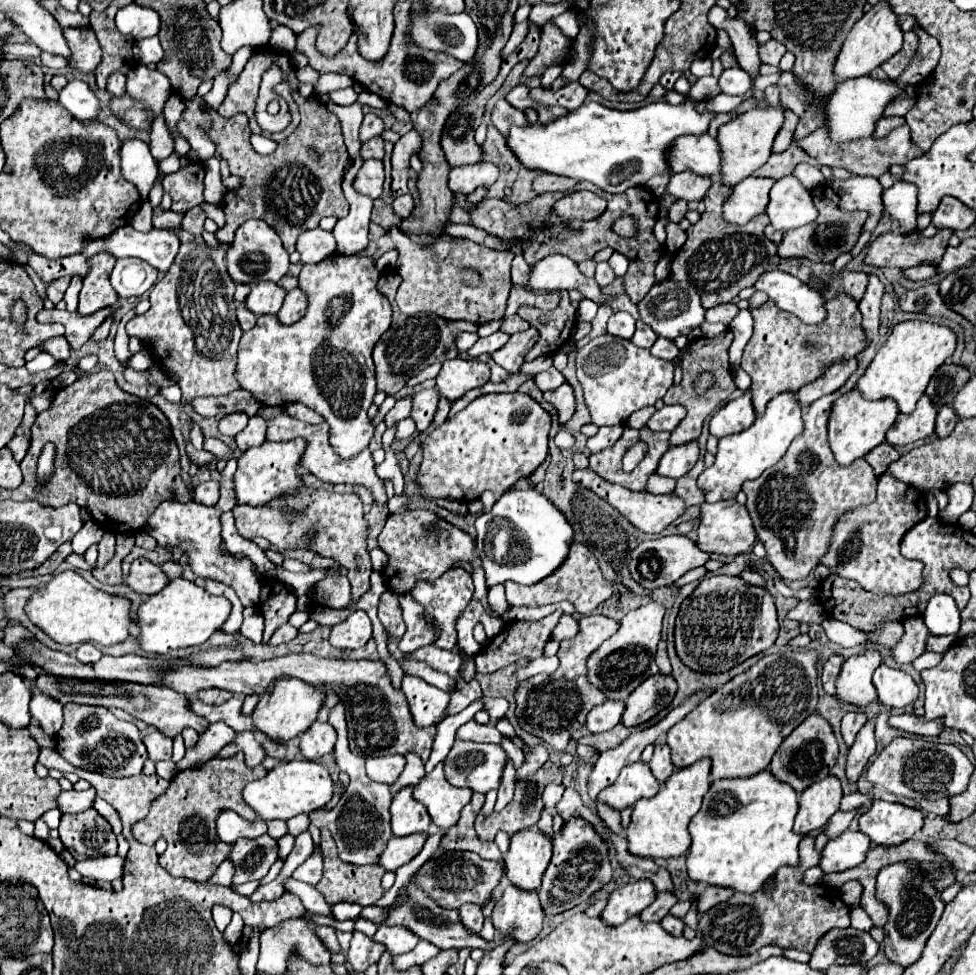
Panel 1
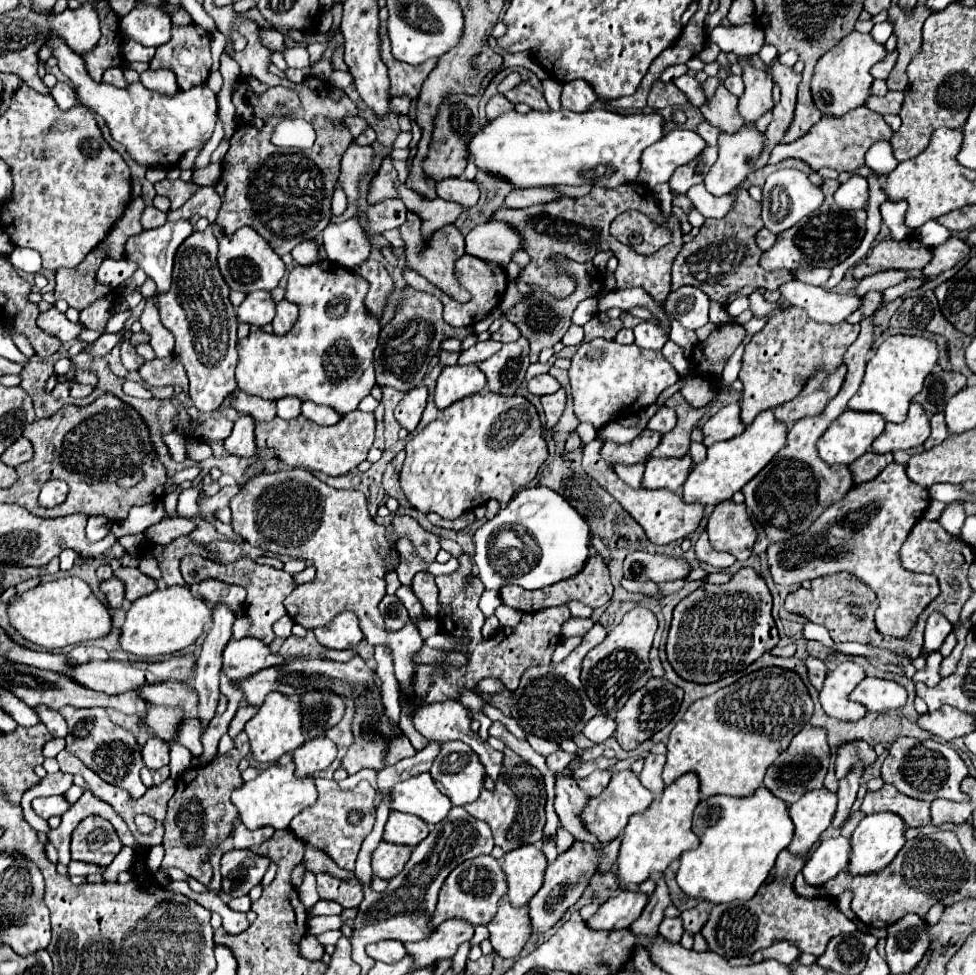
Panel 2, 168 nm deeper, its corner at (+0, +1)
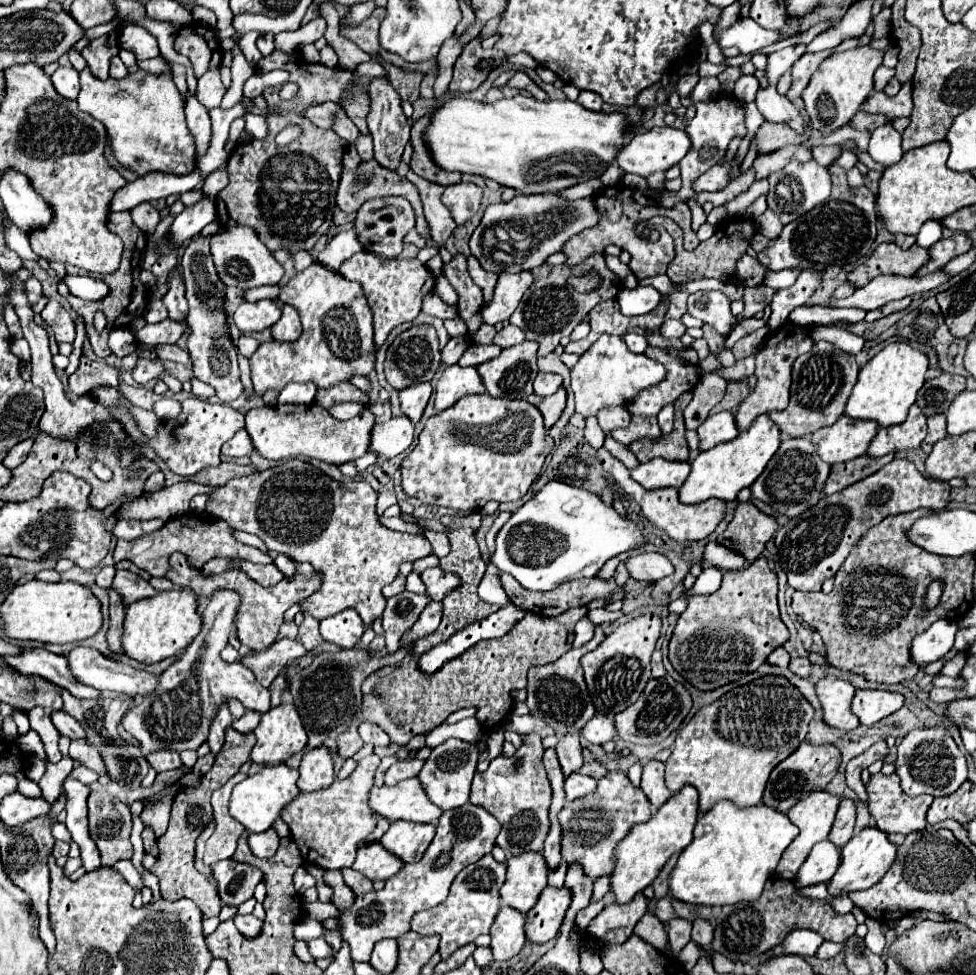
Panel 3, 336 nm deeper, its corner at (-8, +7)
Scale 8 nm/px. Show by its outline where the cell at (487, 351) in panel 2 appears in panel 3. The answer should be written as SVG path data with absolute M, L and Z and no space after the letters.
M469 345L469 349L463 353L463 357L459 359L457 365L461 367L477 367L489 359L495 359L501 353L501 349L497 345Z

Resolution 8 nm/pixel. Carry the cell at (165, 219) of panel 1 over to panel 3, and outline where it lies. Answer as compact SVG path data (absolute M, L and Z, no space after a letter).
M141 203L131 211L133 223L145 233L151 235L159 223L159 211L151 203Z

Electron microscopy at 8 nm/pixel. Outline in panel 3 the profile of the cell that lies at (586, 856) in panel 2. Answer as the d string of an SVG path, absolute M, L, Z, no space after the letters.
M545 887L537 905L525 915L527 941L547 943L549 939L553 939L563 923L569 901L571 901L569 889Z

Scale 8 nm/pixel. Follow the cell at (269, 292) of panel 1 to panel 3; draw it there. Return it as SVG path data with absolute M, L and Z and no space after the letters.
M261 299L255 303L241 303L235 311L235 325L241 333L263 331L277 323L281 309L271 299Z

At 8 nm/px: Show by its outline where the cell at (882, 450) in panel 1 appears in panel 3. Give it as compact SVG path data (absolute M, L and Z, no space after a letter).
M861 455L853 461L847 461L845 465L831 465L831 473L827 477L827 483L823 487L825 495L833 495L837 491L843 491L845 487L873 475L875 471L879 471L883 465L887 465L893 459L893 455L883 455L883 457L869 457L869 455Z

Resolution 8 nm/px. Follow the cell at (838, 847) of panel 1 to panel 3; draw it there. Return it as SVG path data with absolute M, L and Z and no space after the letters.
M821 841L817 843L809 857L805 859L805 865L799 867L793 885L795 889L803 889L809 885L817 885L817 883L827 883L829 877L833 877L833 873L837 871L837 865L841 861L841 851L833 845L829 845L829 841Z

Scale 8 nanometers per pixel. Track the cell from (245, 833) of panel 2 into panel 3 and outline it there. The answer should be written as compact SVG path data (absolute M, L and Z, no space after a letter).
M267 829L265 833L251 833L249 845L255 857L273 857L279 847L279 837L273 829Z

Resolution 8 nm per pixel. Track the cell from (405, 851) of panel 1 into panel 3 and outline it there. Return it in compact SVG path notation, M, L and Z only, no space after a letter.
M369 843L359 847L357 859L351 865L351 869L363 873L371 881L377 881L377 879L387 881L401 867L403 867L401 861L397 861L397 857L393 857L391 853L385 853L385 849L381 849L381 843Z

